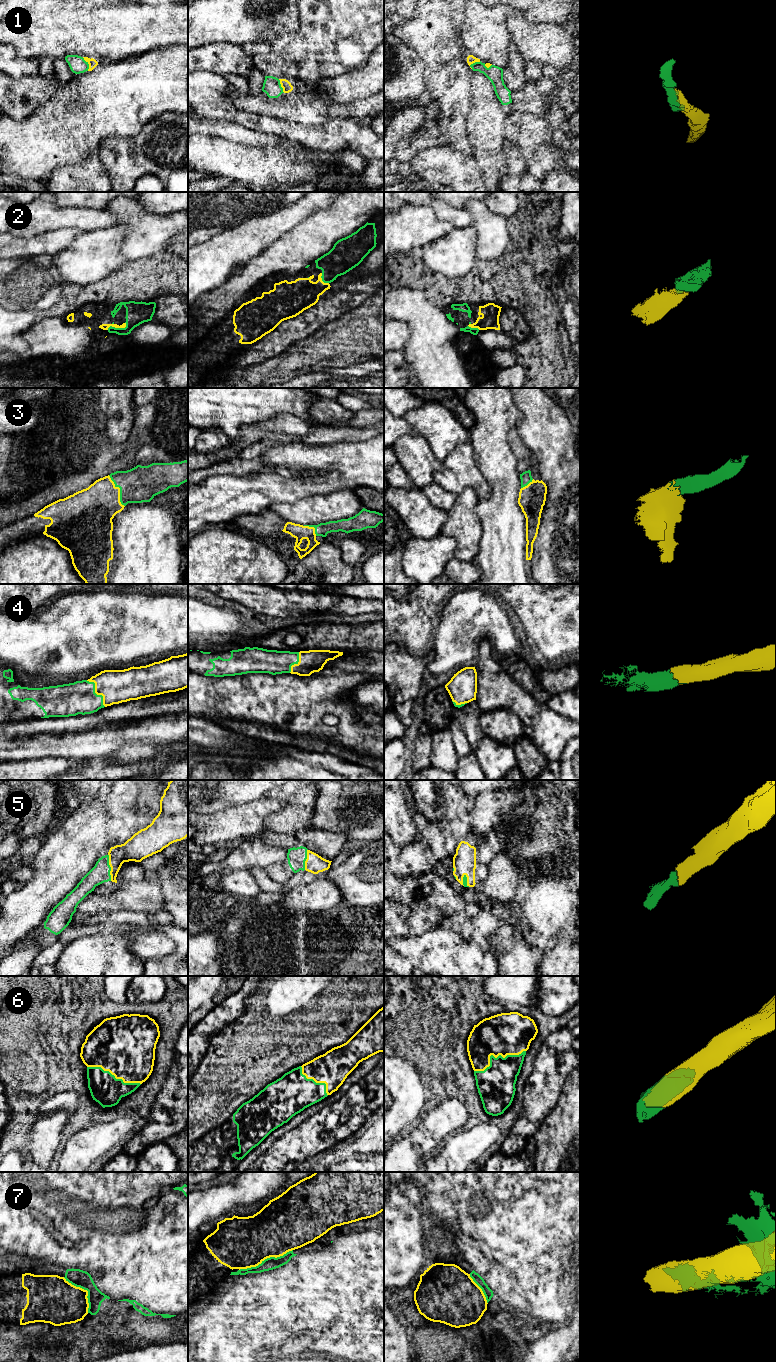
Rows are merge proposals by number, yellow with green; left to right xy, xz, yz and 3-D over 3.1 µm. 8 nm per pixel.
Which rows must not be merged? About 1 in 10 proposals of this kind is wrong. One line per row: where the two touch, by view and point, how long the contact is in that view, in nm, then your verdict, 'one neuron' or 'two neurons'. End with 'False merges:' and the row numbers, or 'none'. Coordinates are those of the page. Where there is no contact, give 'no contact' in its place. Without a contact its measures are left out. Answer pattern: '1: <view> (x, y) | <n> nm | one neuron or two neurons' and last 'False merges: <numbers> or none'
1: xy (88, 63) | 120 nm | one neuron
2: xy (117, 327) | 170 nm | one neuron
3: xy (119, 490) | 280 nm | one neuron
4: xy (95, 692) | 260 nm | one neuron
5: xy (110, 866) | 220 nm | one neuron
6: yz (495, 1057) | 440 nm | one neuron
7: xz (265, 1258) | 460 nm | one neuron
False merges: none

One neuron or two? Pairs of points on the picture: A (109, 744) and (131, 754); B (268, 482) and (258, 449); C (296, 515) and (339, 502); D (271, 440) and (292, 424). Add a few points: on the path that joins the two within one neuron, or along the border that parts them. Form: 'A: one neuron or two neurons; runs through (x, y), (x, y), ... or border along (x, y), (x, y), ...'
A: two neurons; border along (143, 743), (126, 742), (119, 749), (104, 757)
B: two neurons; border along (281, 444), (267, 449), (257, 458)
C: one neuron; runs through (307, 511), (328, 507)
D: two neurons; border along (302, 436), (267, 434), (257, 442)

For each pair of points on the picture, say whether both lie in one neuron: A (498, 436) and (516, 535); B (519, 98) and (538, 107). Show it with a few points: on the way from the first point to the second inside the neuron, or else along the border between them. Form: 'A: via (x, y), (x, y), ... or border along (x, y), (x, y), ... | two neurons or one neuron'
A: via (498, 461), (500, 471), (508, 482), (508, 510) | one neuron
B: via (524, 99), (529, 99), (533, 103) | one neuron

